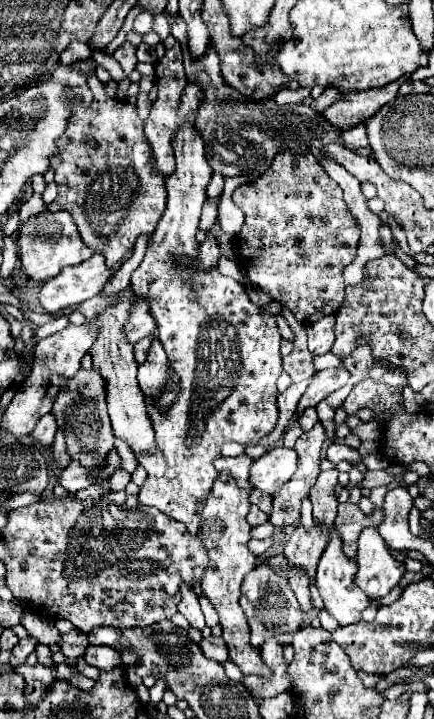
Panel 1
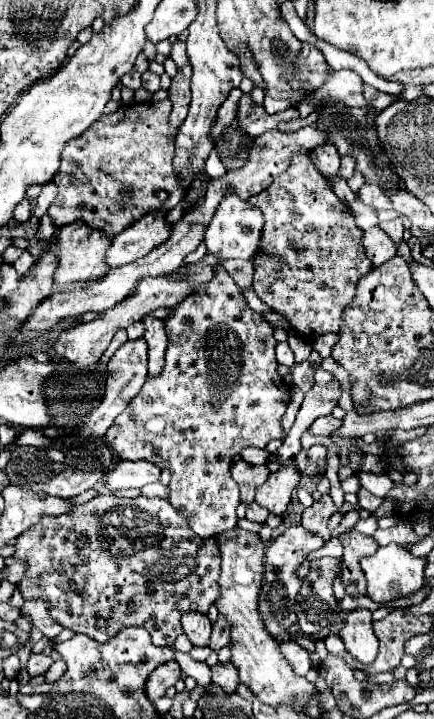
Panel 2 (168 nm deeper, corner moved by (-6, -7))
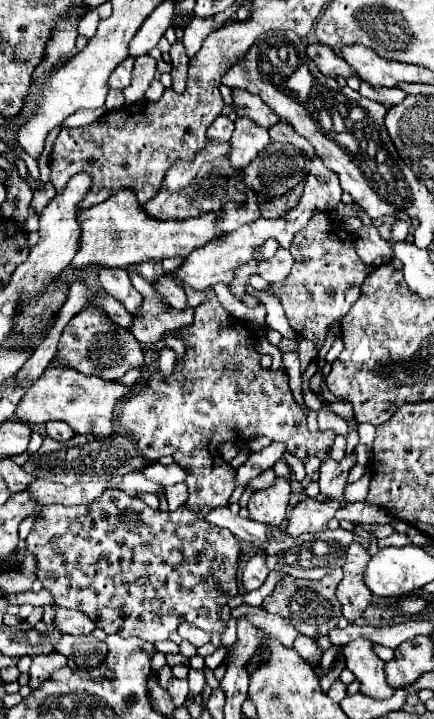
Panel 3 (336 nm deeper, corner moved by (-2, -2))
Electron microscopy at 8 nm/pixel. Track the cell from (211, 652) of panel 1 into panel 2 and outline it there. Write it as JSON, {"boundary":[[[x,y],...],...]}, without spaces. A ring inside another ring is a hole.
{"boundary":[[[217,664],[215,668],[213,668],[213,682],[221,688],[221,690],[225,690],[227,694],[233,694],[235,690],[237,690],[237,686],[239,686],[239,676],[237,676],[239,672],[235,672],[235,666],[233,664],[227,664],[227,666],[221,666],[221,664]]]}

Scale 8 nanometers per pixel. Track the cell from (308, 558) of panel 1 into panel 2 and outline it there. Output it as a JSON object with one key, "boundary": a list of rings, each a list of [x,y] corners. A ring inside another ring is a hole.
{"boundary":[[[321,496],[319,502],[315,502],[311,508],[305,508],[303,514],[301,514],[301,524],[303,528],[311,530],[311,532],[319,532],[325,540],[331,538],[331,532],[329,532],[329,518],[335,514],[335,512],[341,512],[341,514],[347,514],[351,512],[353,506],[343,502],[343,506],[335,506],[331,496]]]}

